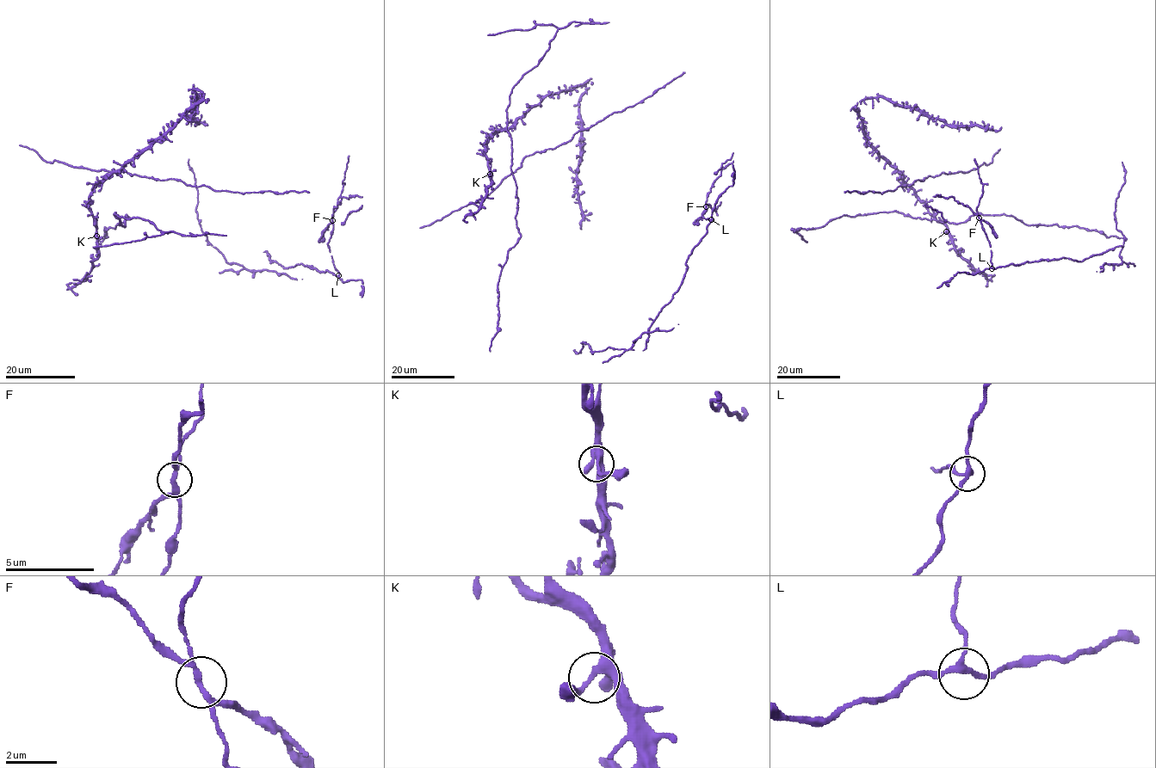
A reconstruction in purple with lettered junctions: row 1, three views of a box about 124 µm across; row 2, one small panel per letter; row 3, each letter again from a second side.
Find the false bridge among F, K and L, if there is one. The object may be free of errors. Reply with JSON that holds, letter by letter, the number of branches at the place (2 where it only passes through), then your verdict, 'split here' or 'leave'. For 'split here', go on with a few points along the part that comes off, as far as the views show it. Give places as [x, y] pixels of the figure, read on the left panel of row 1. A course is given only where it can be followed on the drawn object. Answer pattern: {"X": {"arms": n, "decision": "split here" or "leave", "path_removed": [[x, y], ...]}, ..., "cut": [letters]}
{"F": {"arms": 4, "decision": "split here"}, "K": {"arms": 4, "decision": "leave"}, "L": {"arms": 3, "decision": "leave"}, "cut": ["F"]}

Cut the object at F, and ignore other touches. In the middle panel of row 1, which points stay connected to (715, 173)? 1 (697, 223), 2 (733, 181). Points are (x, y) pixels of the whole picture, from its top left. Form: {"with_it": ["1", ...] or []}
{"with_it": ["1"]}

